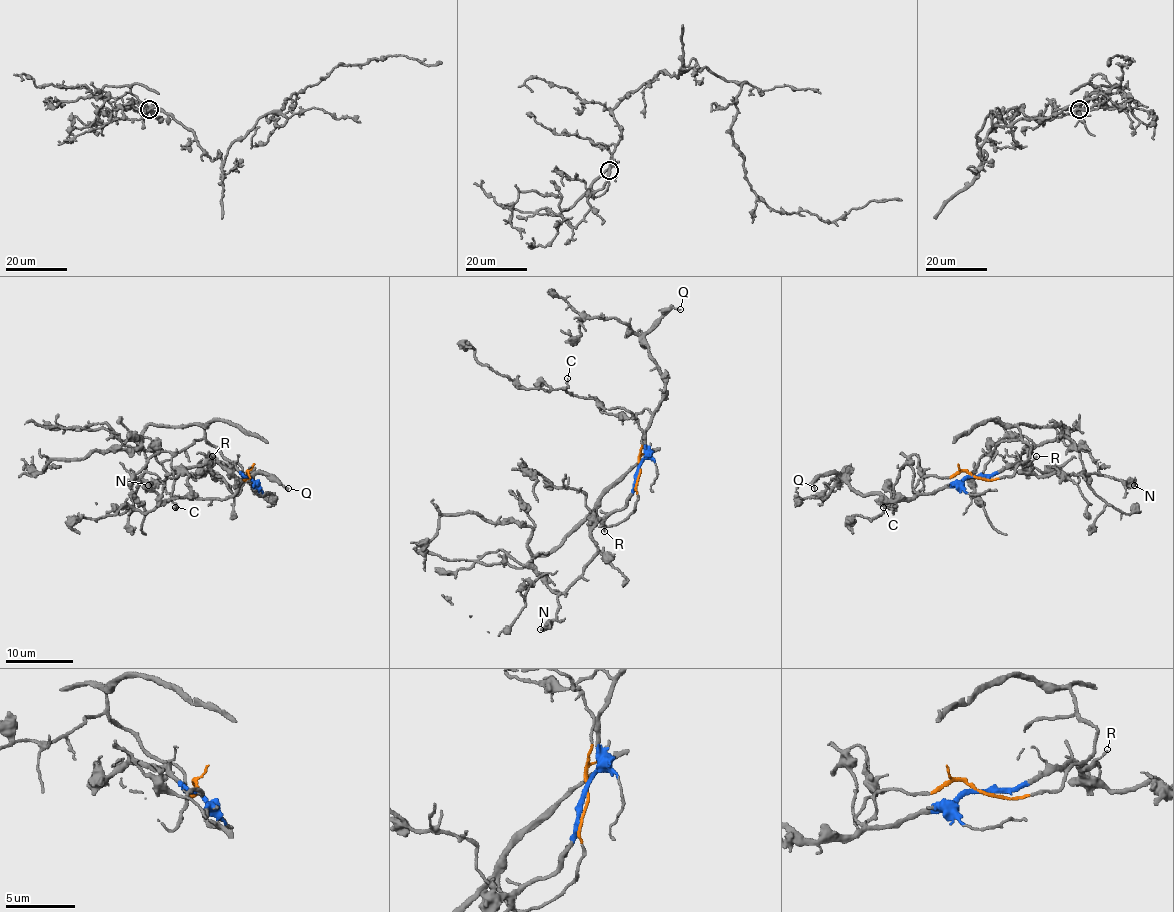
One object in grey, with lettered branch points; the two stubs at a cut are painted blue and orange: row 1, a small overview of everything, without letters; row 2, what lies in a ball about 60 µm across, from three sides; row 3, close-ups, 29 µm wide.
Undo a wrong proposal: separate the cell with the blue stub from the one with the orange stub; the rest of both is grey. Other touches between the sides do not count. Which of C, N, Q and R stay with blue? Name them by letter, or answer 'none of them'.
N, Q, R

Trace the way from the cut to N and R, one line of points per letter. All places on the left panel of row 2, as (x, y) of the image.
N: (246, 477), (221, 463), (211, 465), (199, 477), (204, 472), (167, 473), (164, 480), (149, 485)
R: (246, 477), (231, 465), (213, 465), (213, 456)

